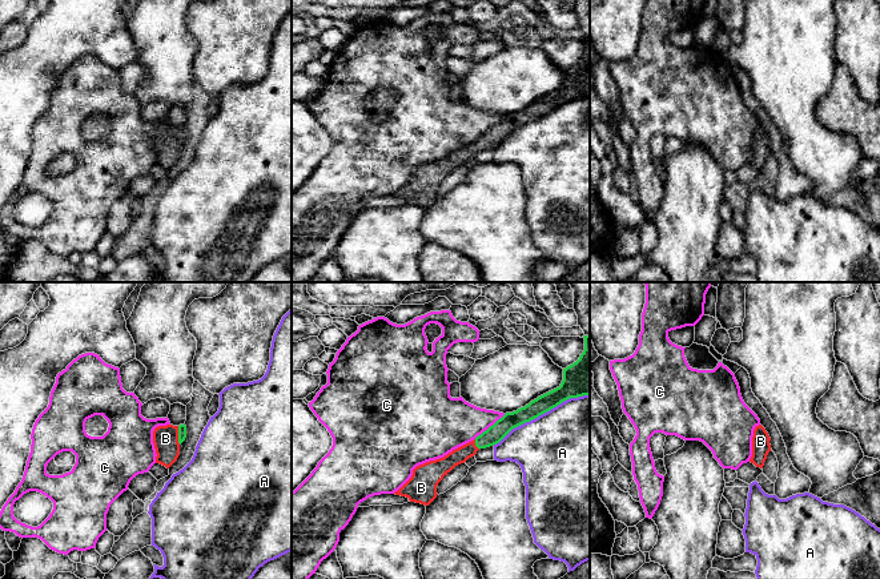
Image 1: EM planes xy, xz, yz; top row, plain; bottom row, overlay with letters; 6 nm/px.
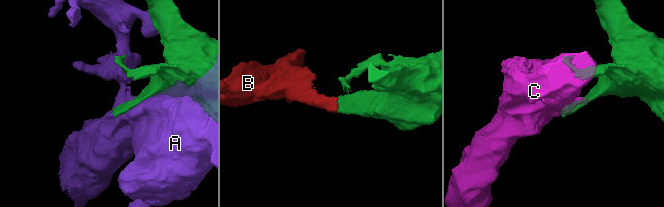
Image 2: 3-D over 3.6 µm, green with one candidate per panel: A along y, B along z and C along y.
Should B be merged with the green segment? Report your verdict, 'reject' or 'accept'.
accept

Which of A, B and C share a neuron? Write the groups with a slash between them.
A / B / C

